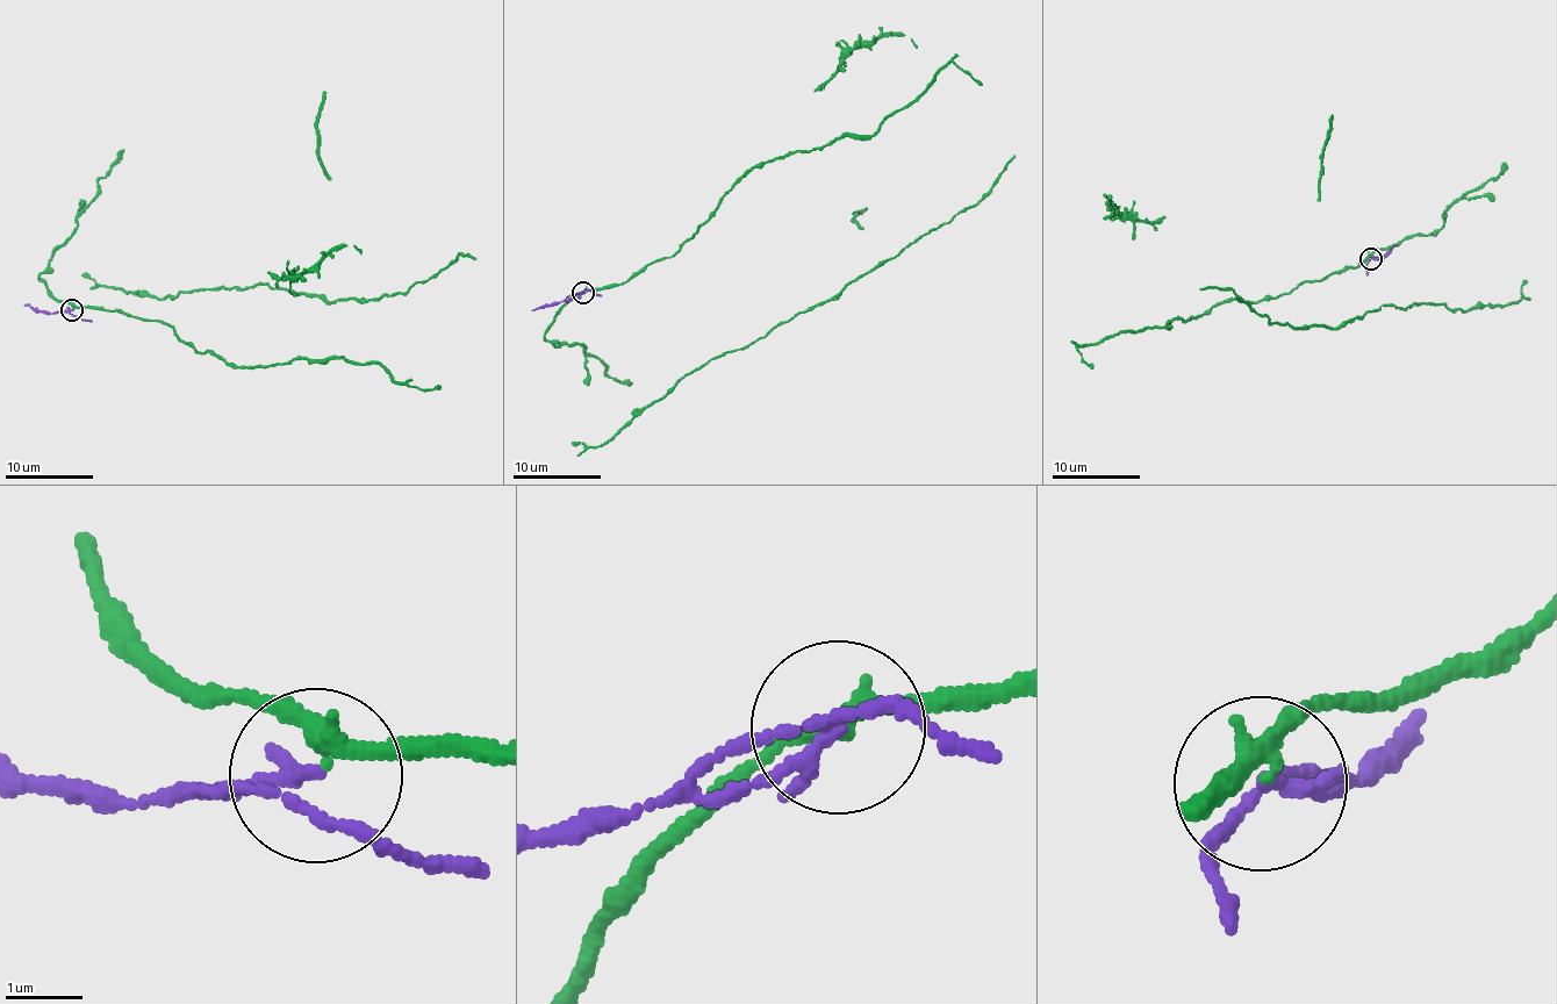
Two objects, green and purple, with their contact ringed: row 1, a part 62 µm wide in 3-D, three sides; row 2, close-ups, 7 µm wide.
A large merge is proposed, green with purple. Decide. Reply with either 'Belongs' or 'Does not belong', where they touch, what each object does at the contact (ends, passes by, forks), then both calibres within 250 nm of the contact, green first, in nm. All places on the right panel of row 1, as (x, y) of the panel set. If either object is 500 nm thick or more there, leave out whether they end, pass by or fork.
Does not belong. Place: (1371, 258). At the ring green passes by. At the ring purple ends. Thickness 190 nm (green) against 200 nm

